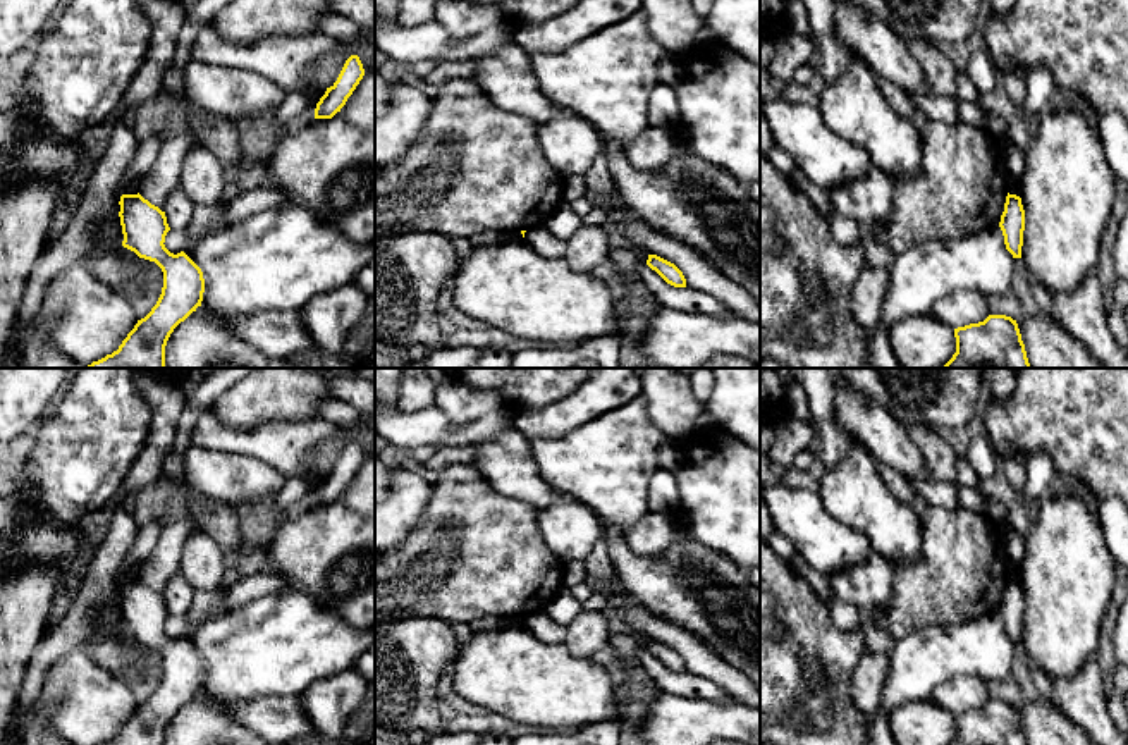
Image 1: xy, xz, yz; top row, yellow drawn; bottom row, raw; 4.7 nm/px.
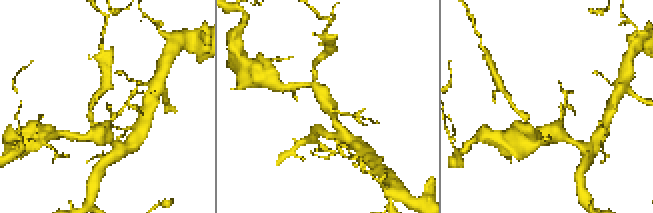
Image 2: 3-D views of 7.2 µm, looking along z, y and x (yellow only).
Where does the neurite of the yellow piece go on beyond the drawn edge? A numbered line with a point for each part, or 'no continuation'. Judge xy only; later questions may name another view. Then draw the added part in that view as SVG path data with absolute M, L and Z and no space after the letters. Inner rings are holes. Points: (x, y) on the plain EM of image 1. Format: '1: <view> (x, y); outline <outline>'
no continuation

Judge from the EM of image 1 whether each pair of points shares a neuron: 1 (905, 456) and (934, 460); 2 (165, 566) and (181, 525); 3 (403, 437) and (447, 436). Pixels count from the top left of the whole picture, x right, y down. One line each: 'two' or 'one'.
1: two
2: one
3: one

